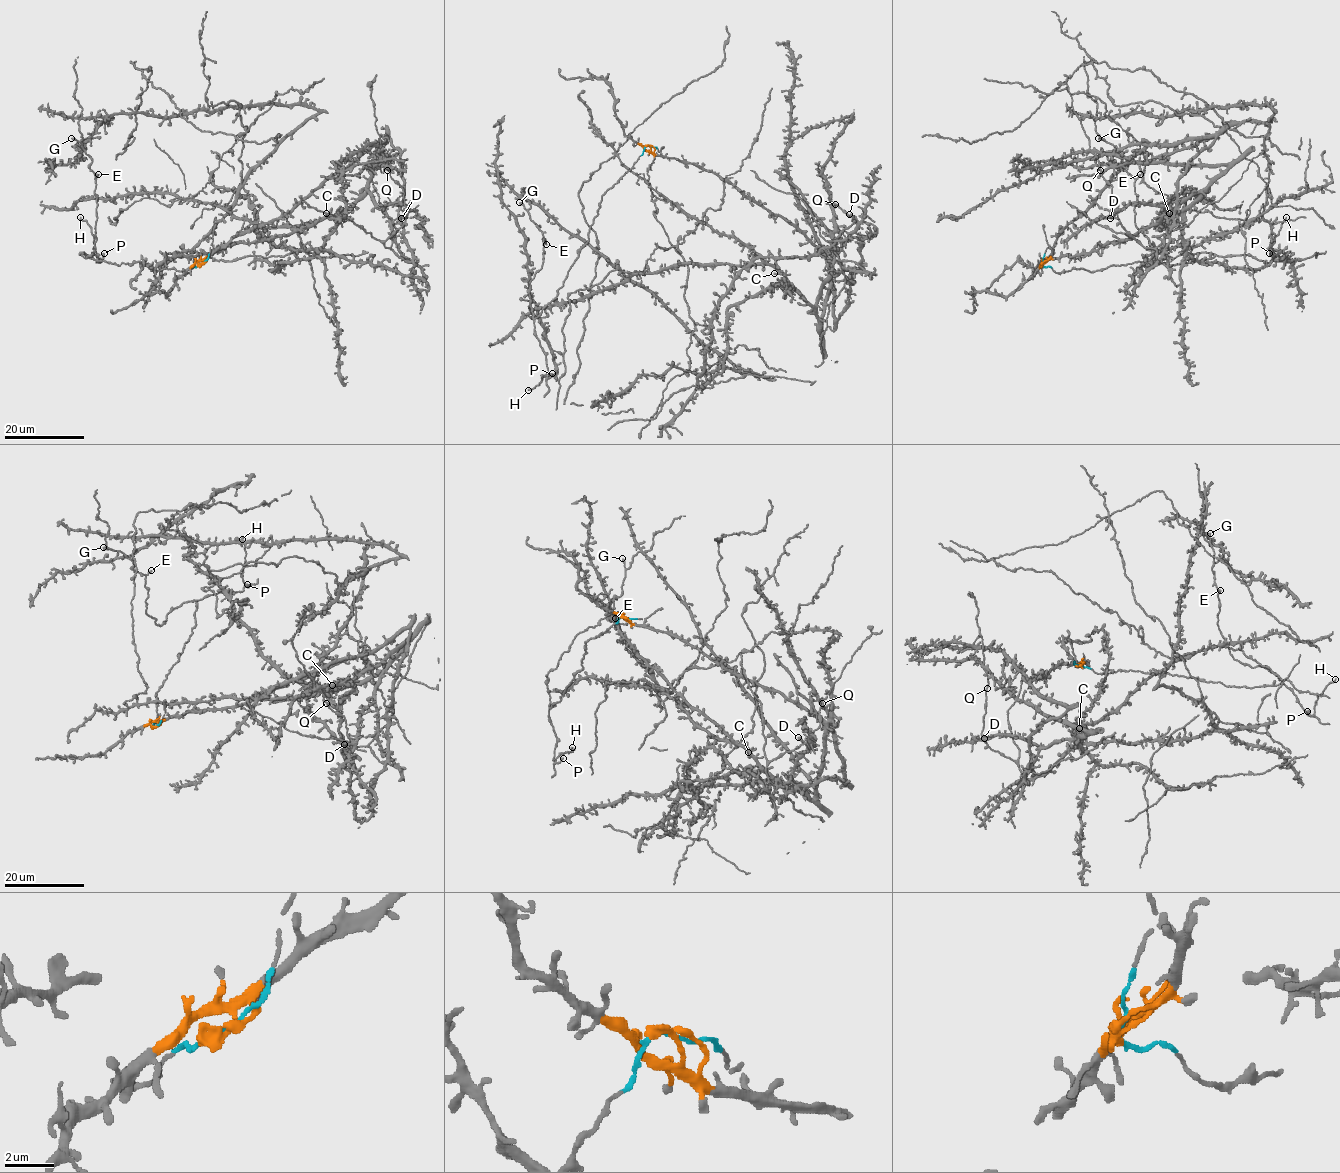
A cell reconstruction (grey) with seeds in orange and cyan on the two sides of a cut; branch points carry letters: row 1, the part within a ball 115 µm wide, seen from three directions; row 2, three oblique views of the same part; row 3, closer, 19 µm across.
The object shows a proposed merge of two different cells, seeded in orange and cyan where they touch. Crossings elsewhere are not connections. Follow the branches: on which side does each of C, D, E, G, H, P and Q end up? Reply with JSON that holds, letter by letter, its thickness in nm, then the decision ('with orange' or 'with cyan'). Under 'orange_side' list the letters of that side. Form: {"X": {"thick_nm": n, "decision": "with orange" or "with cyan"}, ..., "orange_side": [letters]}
{"C": {"thick_nm": 240, "decision": "with orange"}, "D": {"thick_nm": 400, "decision": "with orange"}, "E": {"thick_nm": 240, "decision": "with cyan"}, "G": {"thick_nm": 360, "decision": "with cyan"}, "H": {"thick_nm": 150, "decision": "with cyan"}, "P": {"thick_nm": 300, "decision": "with cyan"}, "Q": {"thick_nm": 170, "decision": "with orange"}, "orange_side": ["C", "D", "Q"]}

